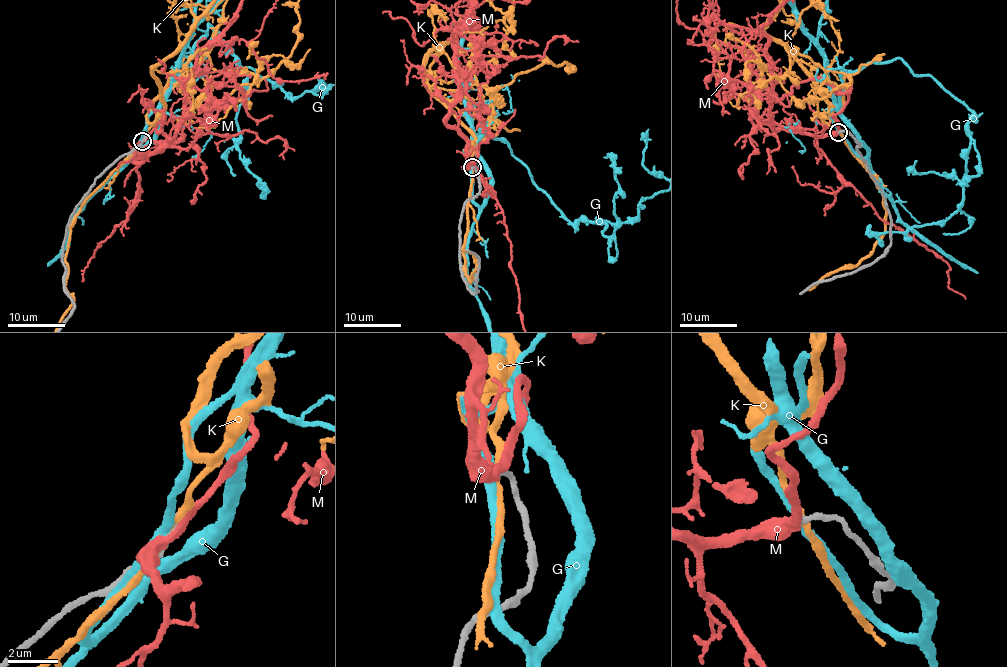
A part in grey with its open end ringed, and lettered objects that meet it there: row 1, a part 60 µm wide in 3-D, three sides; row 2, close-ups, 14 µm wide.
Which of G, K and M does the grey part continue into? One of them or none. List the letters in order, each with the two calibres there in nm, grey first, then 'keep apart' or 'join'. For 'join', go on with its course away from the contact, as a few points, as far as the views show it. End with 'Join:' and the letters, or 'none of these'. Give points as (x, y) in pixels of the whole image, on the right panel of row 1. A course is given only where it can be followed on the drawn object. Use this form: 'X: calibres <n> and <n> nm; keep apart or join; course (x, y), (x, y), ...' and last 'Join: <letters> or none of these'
G: calibres 240 and 300 nm; keep apart
K: calibres 260 and 260 nm; keep apart
M: calibres 260 and 380 nm; join; course (839, 131), (813, 137), (775, 131), (768, 114), (768, 37), (760, 30)
Join: M

